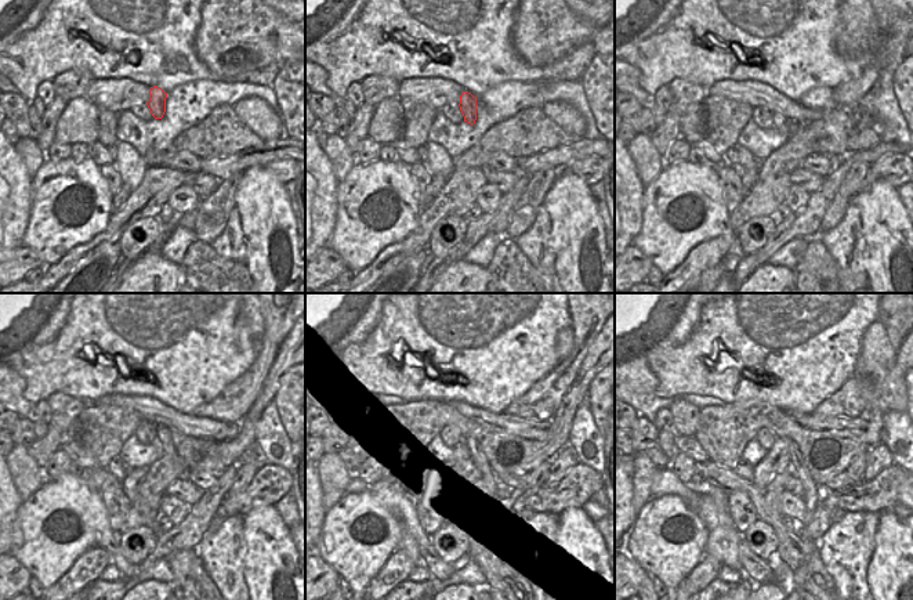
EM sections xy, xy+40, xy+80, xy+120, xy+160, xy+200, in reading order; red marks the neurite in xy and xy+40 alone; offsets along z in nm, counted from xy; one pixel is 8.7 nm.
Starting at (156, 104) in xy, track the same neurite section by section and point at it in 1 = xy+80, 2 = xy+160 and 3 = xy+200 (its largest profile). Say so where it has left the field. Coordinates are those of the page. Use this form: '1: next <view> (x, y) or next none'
1: next xy+80 (783, 125)
2: next xy+160 (475, 448)
3: next xy+200 (811, 497)

